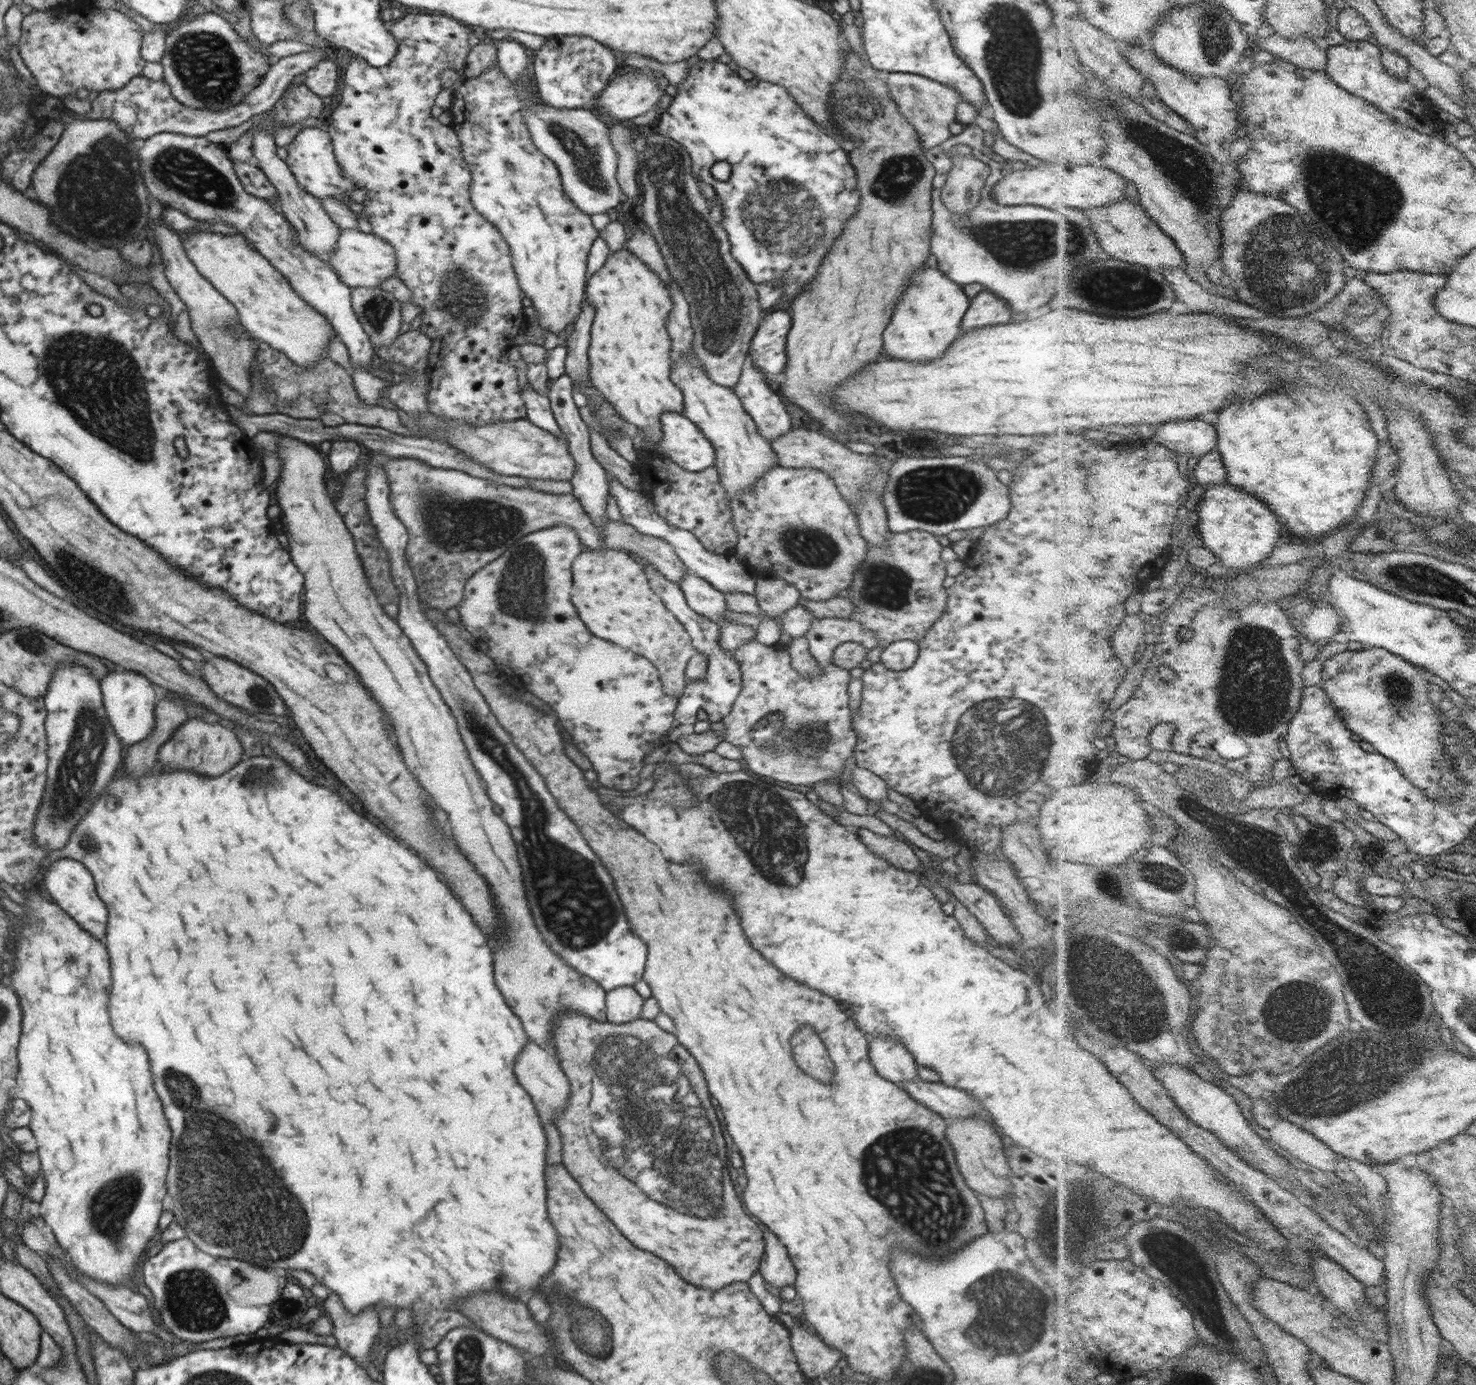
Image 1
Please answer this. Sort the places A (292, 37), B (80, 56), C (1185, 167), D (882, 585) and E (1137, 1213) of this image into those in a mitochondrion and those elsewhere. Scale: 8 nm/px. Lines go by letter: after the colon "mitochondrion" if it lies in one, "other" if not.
A: other
B: other
C: mitochondrion
D: mitochondrion
E: other

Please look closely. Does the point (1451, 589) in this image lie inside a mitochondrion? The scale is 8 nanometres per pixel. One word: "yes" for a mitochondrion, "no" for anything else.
yes

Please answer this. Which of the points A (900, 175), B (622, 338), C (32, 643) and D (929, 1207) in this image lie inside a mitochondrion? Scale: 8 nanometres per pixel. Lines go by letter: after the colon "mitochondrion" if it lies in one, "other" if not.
A: mitochondrion
B: other
C: mitochondrion
D: mitochondrion

